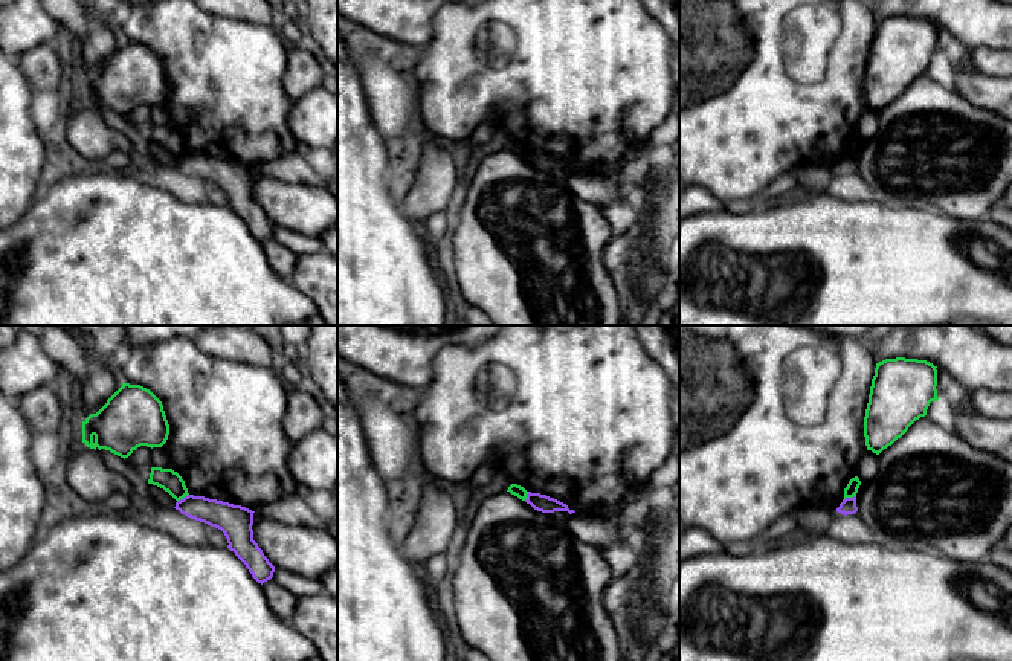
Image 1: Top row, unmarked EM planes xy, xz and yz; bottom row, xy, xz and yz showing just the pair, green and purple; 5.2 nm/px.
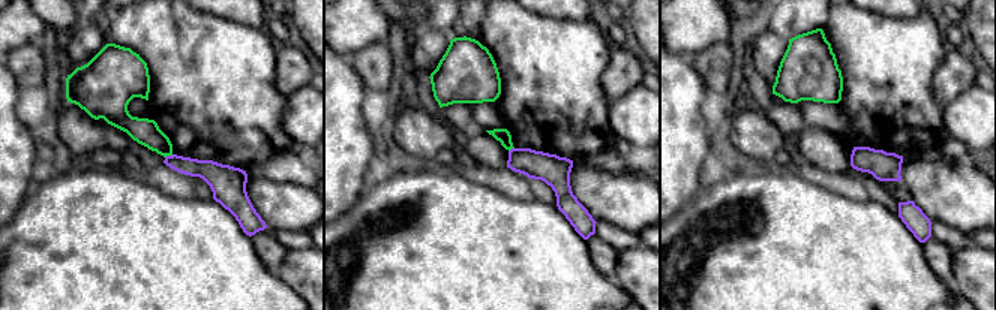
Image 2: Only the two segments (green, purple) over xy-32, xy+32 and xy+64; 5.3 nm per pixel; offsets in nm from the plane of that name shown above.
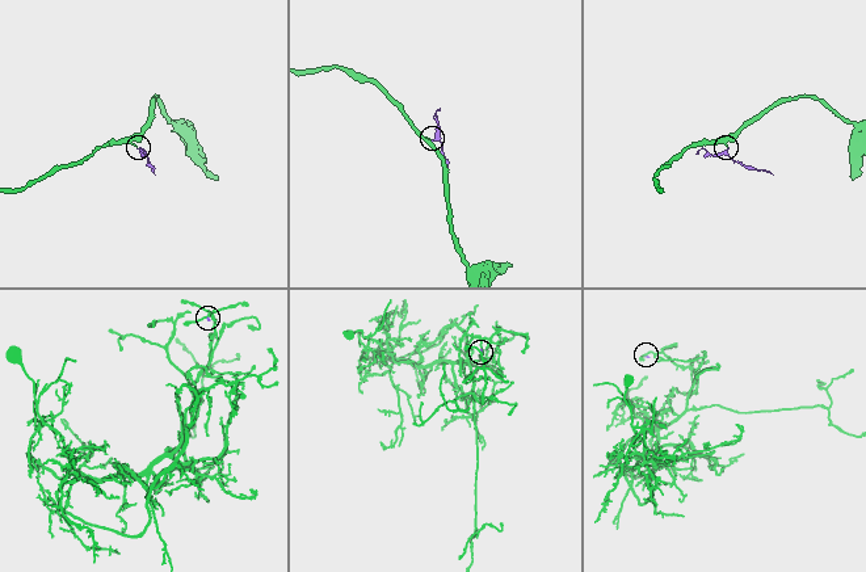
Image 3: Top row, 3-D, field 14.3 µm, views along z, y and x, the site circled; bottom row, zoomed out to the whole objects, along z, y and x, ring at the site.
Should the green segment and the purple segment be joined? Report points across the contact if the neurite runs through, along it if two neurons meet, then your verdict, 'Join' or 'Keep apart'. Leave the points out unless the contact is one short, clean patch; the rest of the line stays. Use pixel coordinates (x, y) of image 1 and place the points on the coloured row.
Boundary: xy (188, 493), (177, 501). Keep apart

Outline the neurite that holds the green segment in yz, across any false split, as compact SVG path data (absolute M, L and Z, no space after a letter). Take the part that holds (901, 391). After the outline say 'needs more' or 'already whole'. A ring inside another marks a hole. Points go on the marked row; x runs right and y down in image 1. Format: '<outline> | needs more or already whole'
M917 359L876 363L864 417L867 450L879 455L937 401L937 366Z | already whole

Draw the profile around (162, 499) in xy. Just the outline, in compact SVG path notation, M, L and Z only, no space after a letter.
M148 484L150 495L151 495L151 502L156 505L156 508L174 508L176 507L176 499L165 492L163 488Z

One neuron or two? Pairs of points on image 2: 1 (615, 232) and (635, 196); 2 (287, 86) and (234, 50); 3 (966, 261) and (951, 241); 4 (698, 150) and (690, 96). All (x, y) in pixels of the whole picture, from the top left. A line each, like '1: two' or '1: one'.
1: two
2: two
3: two
4: one

